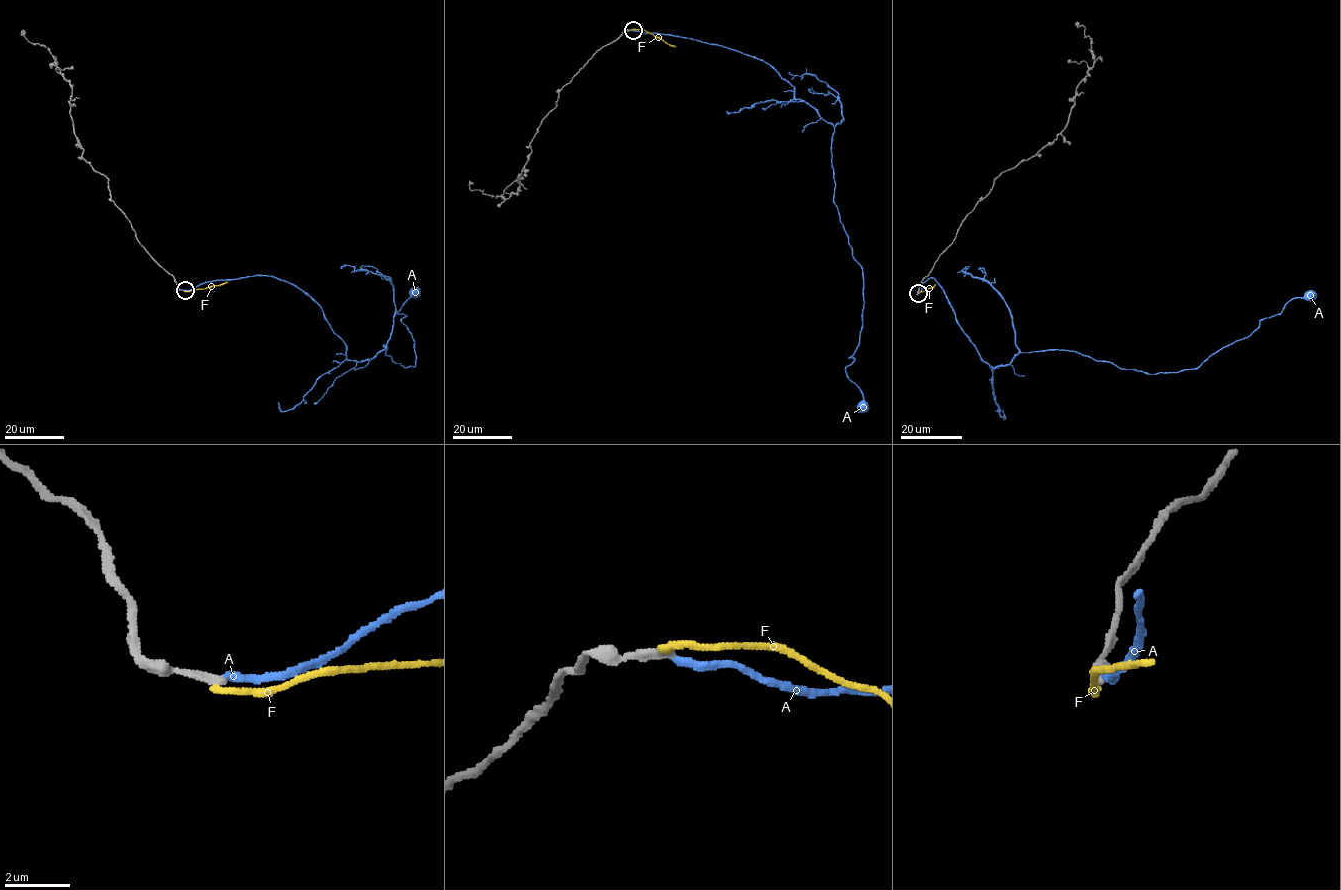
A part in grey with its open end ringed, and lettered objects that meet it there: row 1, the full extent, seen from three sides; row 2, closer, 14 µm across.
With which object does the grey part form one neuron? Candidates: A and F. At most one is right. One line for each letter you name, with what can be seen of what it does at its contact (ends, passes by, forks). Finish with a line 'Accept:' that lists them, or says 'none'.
Accept: none

